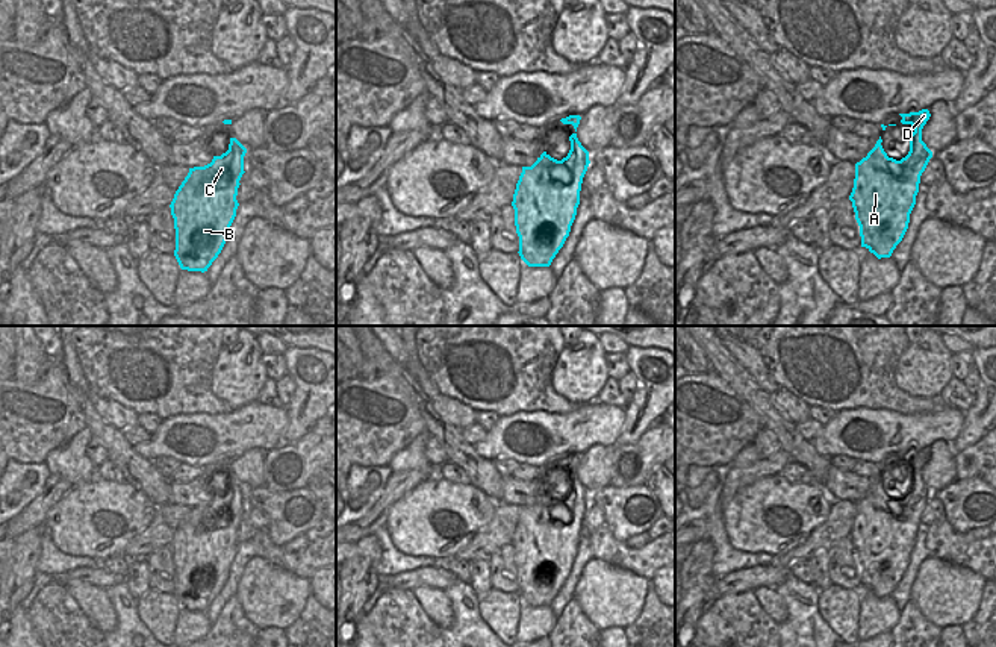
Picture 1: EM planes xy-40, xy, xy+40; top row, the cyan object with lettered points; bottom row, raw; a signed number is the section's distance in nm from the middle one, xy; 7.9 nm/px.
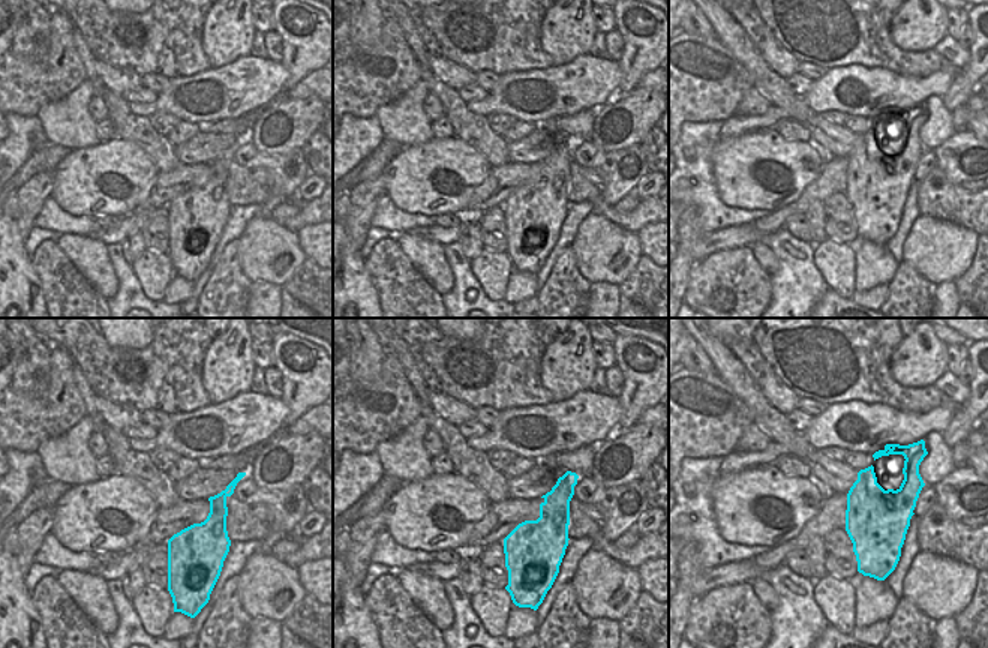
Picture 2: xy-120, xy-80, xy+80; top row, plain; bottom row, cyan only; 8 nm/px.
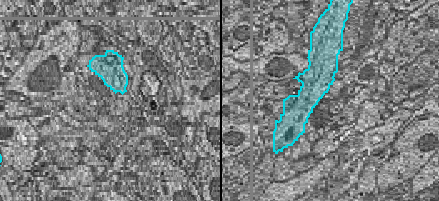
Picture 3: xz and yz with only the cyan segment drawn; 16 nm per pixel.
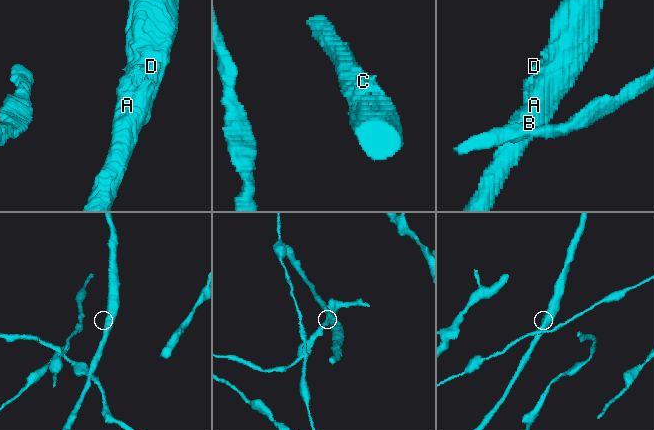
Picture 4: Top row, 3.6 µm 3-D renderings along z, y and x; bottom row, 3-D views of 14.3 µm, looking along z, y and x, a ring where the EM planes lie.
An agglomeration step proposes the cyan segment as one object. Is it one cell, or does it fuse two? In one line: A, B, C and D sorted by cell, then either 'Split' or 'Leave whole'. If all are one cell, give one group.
Groups: A B C D. Leave whole

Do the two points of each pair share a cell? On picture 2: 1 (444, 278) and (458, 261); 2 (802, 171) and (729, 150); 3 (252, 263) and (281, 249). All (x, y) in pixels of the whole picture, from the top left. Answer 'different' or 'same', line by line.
1: different
2: same
3: same

